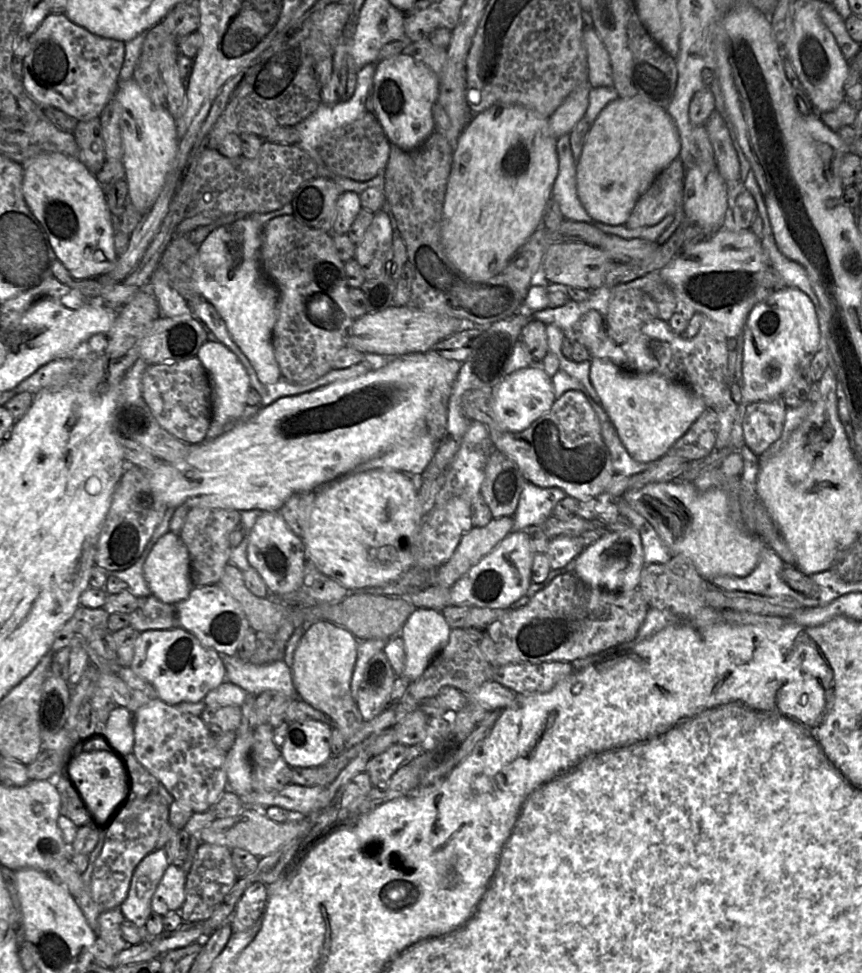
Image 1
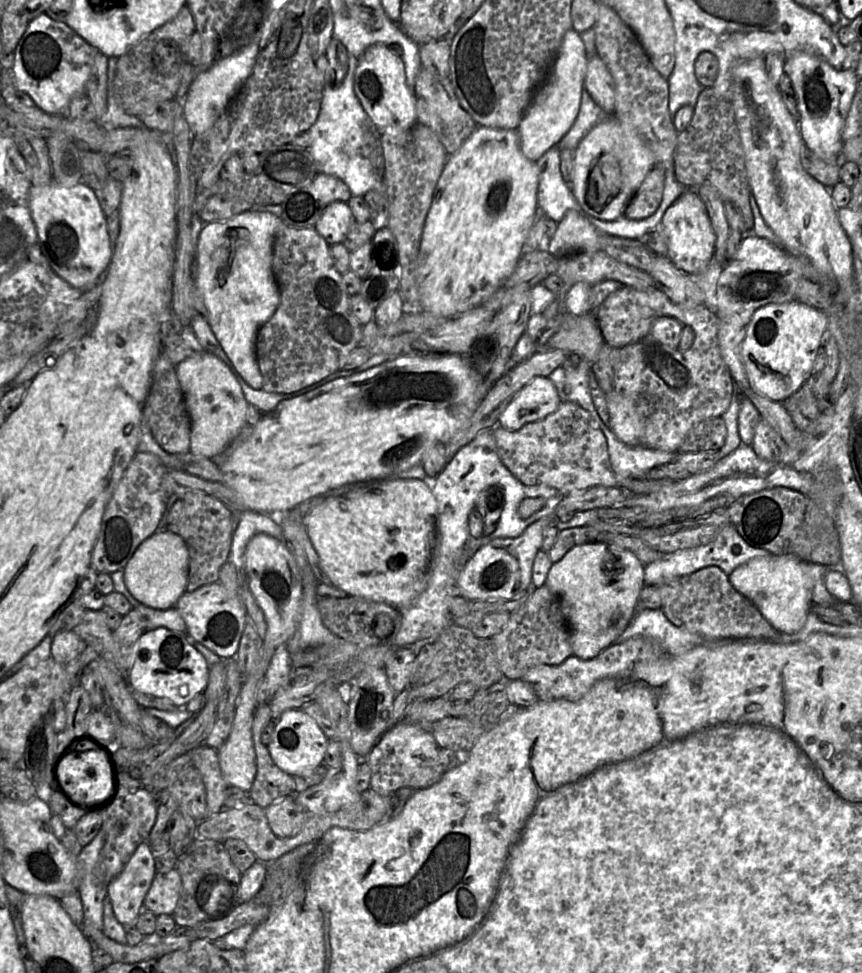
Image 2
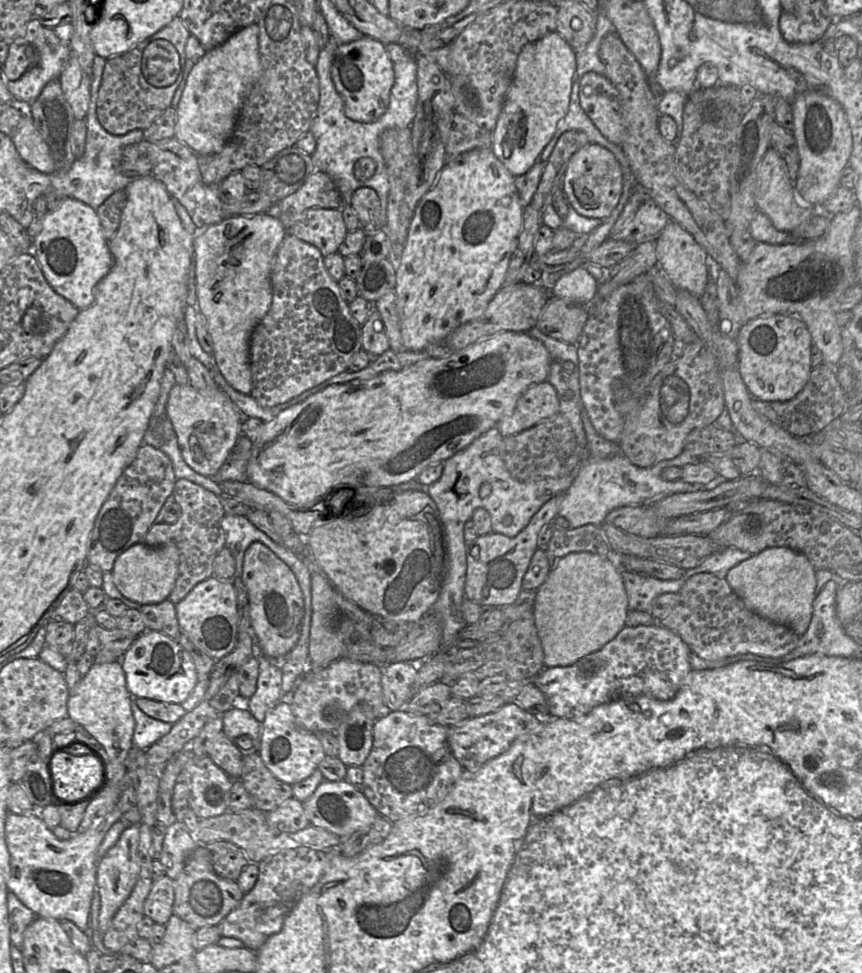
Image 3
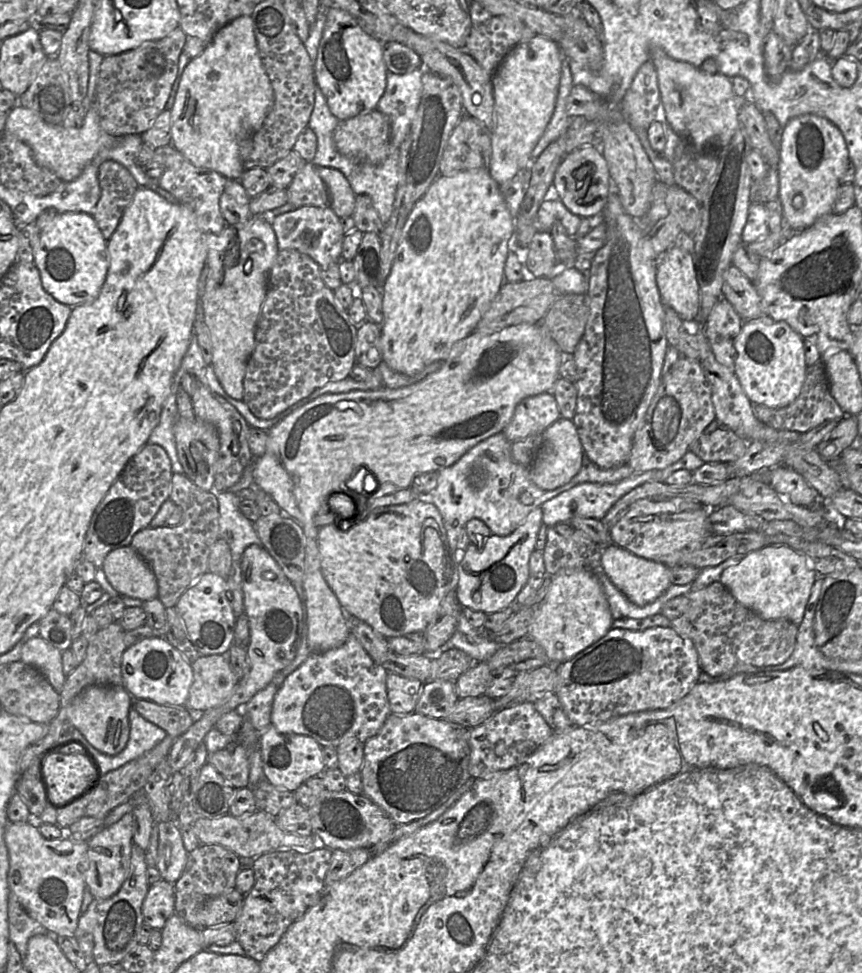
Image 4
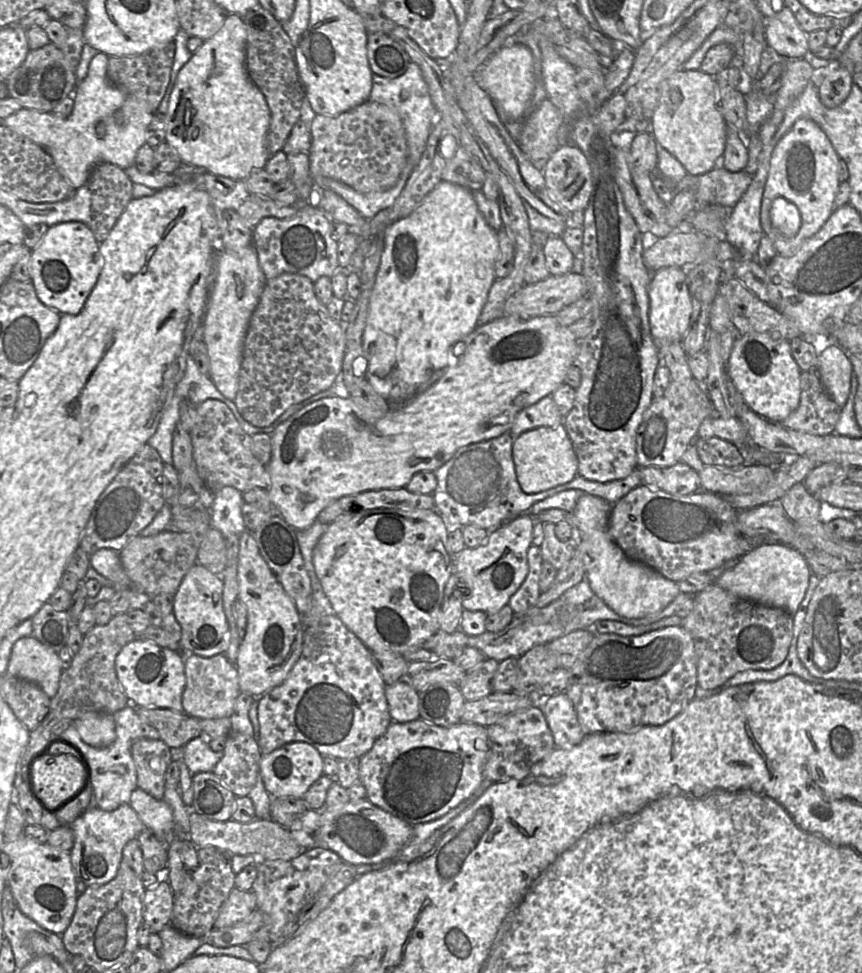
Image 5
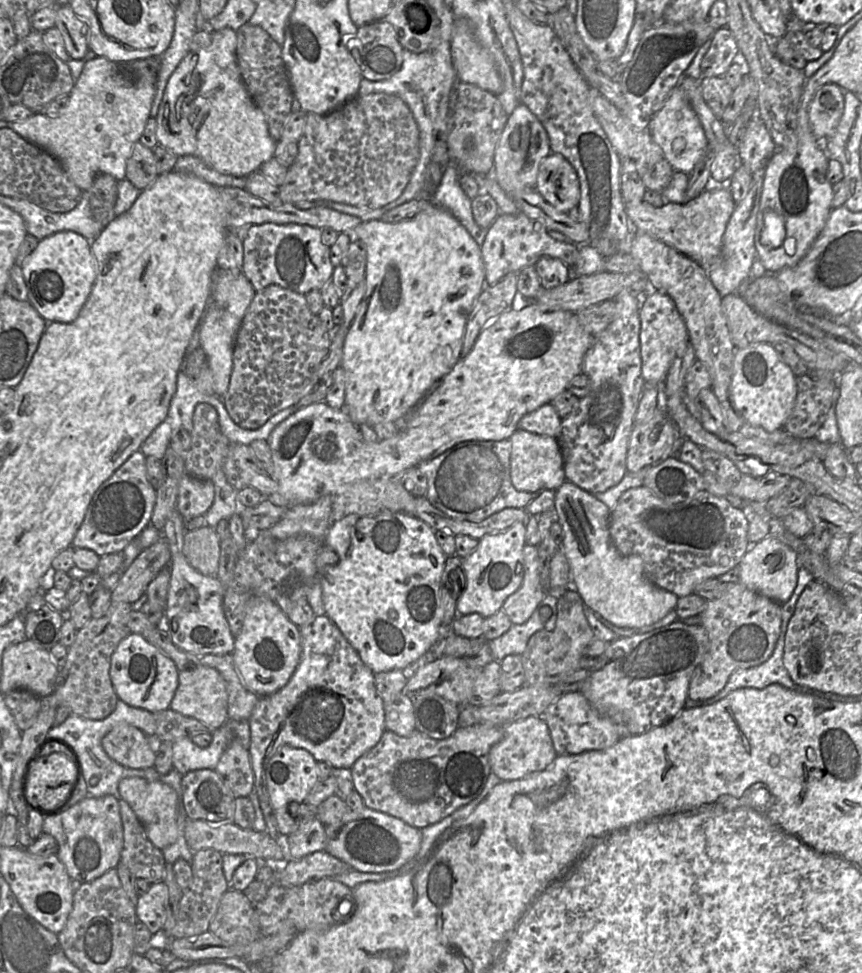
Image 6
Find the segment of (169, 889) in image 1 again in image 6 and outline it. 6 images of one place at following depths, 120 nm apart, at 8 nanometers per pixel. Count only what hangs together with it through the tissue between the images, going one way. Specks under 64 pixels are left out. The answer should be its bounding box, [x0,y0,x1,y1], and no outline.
[136,881,168,934]

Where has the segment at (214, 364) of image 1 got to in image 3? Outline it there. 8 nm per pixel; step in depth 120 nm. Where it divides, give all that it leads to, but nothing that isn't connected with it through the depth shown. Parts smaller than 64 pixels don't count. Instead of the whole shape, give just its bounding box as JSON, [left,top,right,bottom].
[167,383,244,477]

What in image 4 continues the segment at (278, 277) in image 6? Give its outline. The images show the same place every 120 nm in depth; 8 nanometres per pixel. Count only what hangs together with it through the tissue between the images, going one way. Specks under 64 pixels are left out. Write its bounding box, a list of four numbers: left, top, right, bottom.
[272,206,345,268]

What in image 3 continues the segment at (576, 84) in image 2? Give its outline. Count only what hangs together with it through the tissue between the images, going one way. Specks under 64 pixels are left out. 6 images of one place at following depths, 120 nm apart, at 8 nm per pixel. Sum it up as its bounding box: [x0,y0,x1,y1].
[492,32,576,177]

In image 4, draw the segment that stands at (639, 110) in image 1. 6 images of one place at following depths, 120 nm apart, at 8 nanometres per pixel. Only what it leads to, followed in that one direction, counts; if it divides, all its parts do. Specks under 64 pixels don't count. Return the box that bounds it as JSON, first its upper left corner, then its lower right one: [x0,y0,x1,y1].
[552,146,611,217]

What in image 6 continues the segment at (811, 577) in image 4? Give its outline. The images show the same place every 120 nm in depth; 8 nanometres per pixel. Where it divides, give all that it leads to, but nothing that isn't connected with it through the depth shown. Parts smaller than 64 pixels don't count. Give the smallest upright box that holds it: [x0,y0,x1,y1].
[738,536,800,604]

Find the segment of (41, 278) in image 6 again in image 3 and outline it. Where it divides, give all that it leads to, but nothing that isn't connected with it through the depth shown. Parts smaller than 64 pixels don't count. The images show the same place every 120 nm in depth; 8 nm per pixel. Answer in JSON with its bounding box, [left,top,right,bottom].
[34,197,113,310]

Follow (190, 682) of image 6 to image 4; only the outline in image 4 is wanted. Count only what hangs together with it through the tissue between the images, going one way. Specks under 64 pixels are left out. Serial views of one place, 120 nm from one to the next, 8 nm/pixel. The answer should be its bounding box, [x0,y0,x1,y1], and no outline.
[185,652,239,713]

